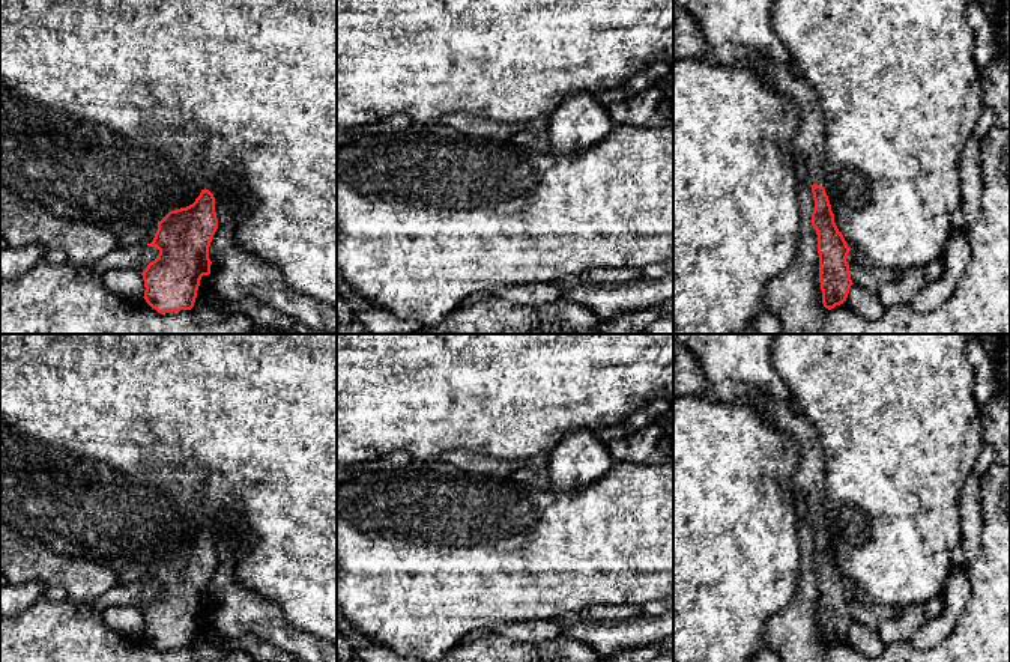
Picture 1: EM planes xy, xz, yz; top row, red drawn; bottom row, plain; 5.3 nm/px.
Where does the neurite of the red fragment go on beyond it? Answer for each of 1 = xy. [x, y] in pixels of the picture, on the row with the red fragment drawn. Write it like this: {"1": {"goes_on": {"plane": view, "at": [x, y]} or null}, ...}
{"1": {"goes_on": null}}

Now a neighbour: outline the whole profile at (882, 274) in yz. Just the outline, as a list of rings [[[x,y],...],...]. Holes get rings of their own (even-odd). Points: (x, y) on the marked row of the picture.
[[[851,250],[855,262],[858,262],[867,272],[870,272],[879,284],[885,284],[890,281],[894,281],[896,278],[896,271],[885,268],[885,266],[879,266],[875,262],[872,262],[870,259],[867,259],[863,253]]]

